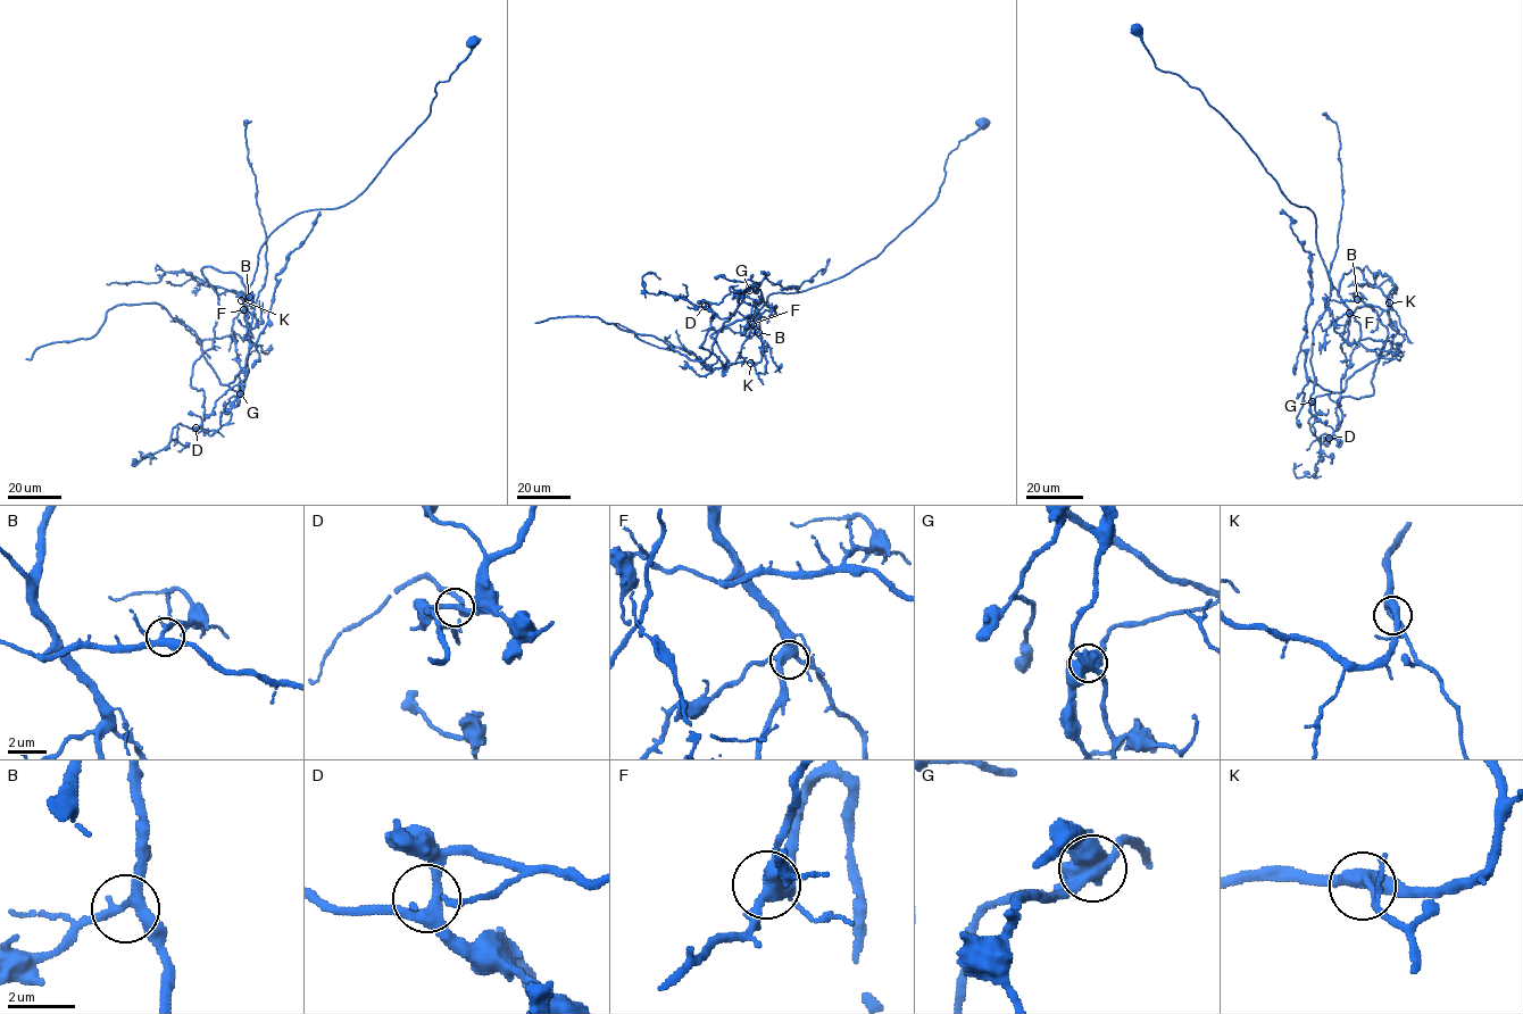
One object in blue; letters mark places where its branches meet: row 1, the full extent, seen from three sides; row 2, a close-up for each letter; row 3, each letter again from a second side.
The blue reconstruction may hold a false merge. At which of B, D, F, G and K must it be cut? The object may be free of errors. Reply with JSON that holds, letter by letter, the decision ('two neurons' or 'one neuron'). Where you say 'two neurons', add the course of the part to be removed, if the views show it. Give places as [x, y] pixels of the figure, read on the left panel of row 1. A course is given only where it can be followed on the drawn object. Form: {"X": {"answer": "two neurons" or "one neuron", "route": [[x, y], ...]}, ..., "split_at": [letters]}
{"B": {"answer": "one neuron"}, "D": {"answer": "one neuron"}, "F": {"answer": "one neuron"}, "G": {"answer": "two neurons", "route": [[240, 393], [219, 381], [202, 356], [196, 333], [154, 304], [114, 306], [90, 338], [48, 343], [26, 358]]}, "K": {"answer": "one neuron"}, "split_at": ["G"]}

